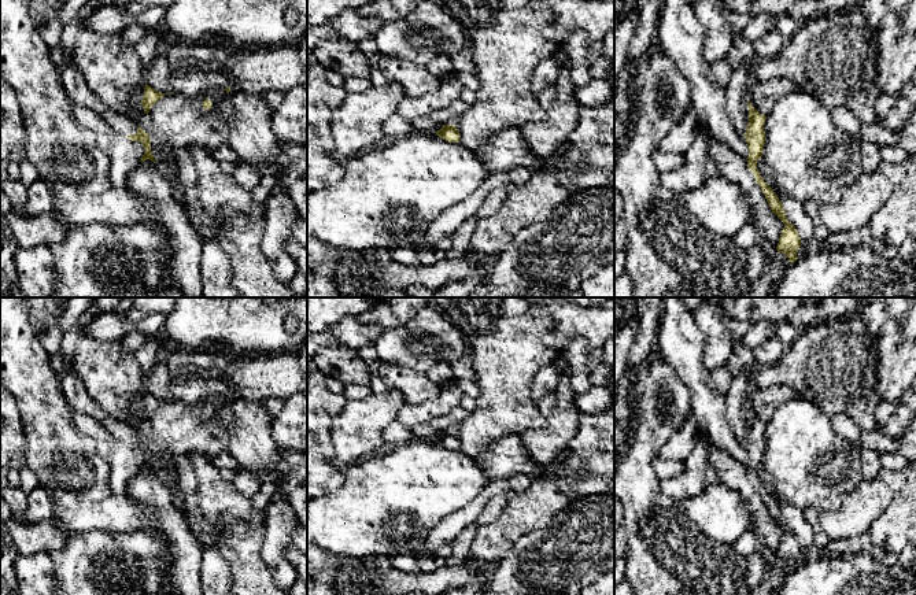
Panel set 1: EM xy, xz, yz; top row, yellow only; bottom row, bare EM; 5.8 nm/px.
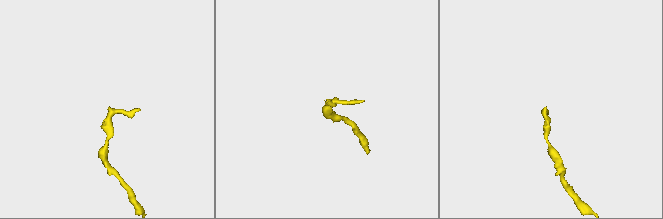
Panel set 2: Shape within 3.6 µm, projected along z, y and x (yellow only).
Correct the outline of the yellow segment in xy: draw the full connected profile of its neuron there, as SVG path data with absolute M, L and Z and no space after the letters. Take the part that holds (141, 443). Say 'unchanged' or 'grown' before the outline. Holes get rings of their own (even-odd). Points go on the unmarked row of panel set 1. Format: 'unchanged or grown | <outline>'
grown | M60 352L49 355L49 363L62 384L62 391L69 406L73 410L88 414L101 422L111 436L117 437L122 443L126 443L129 447L140 448L145 455L140 469L149 466L155 470L148 440L145 440L141 435L137 435L129 425L115 422L107 411L100 409L89 396L84 381L75 373L64 370L63 355Z

